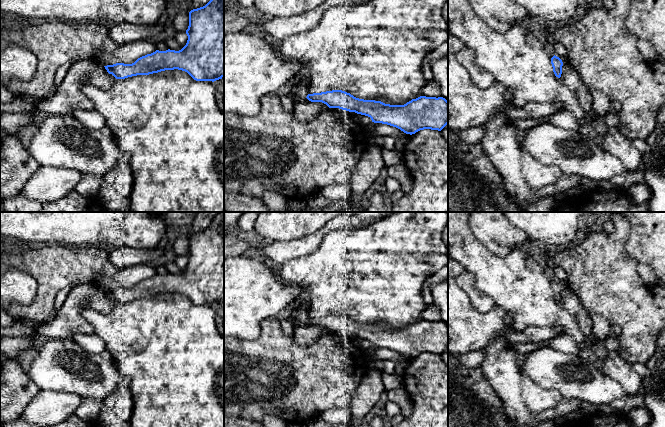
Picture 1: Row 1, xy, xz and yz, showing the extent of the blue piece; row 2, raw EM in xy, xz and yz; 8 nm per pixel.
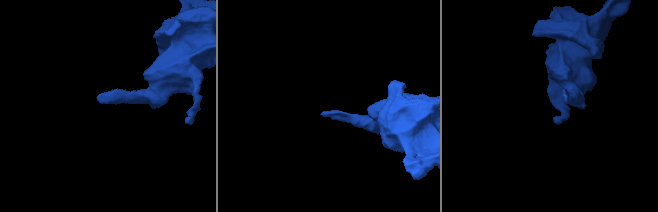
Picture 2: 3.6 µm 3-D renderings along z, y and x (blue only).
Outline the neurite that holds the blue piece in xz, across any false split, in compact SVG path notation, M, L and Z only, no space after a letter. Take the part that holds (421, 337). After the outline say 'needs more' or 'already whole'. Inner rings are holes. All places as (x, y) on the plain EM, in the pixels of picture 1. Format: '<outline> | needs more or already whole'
M295 302L291 319L297 326L306 322L322 326L329 332L339 332L365 339L374 347L396 351L406 358L424 353L441 355L448 348L448 325L443 321L420 320L404 329L390 329L381 325L359 323L342 314L309 317L308 307Z | needs more

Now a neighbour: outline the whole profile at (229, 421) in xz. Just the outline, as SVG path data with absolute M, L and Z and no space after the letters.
M224 416L224 427L263 427L260 422L251 421L245 418Z

